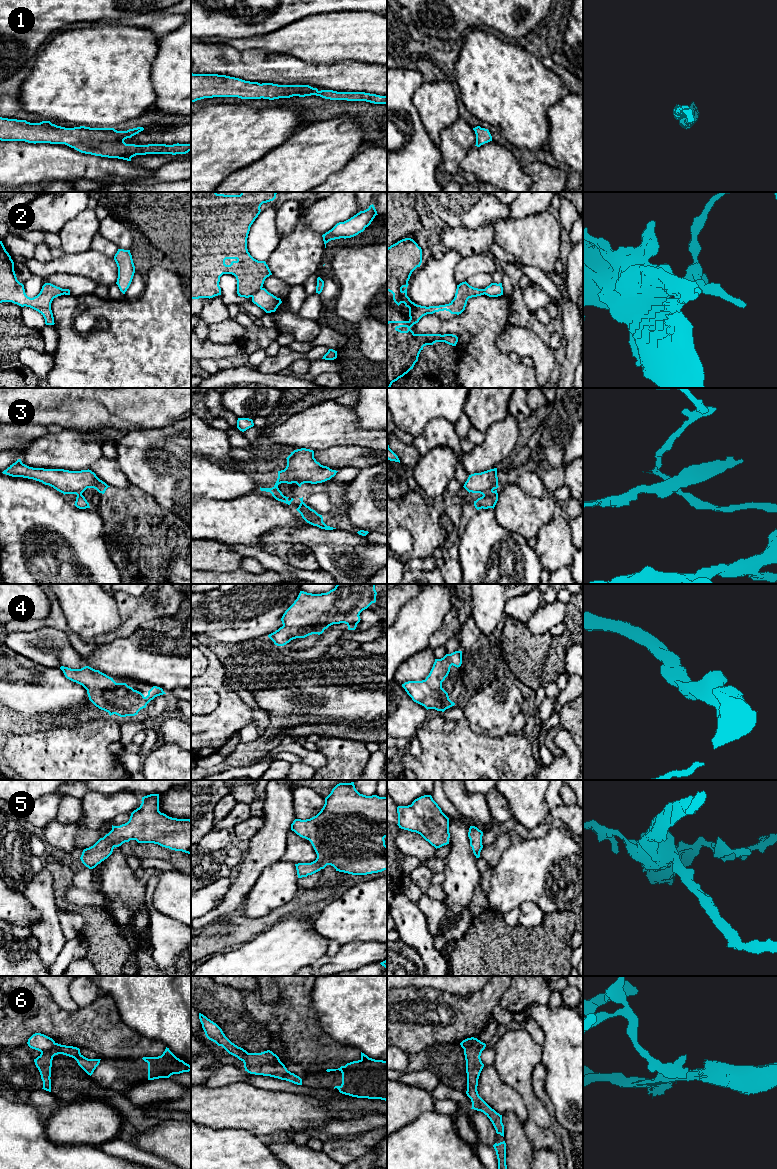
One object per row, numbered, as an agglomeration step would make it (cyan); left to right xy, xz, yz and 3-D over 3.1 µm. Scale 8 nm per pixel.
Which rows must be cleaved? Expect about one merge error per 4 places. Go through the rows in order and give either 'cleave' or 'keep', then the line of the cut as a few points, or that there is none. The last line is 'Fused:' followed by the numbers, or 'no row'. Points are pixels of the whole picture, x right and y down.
1: keep; no cut
2: cleave; cut in xz along (261, 287), (251, 296)
3: cleave; cut in yz along (492, 490), (483, 495)
4: keep; no cut
5: keep; no cut
6: cleave; cut in xy along (55, 1043), (50, 1049), (41, 1053)
Fused: 2, 3, 6

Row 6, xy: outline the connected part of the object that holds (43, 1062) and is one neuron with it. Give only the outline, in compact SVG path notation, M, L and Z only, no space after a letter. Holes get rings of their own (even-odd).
M55 1043L53 1048L49 1051L41 1053L34 1059L35 1065L38 1068L41 1079L43 1081L43 1088L51 1092L51 1067L52 1060L55 1055L63 1054L74 1058L78 1065L88 1074L92 1075L96 1067L99 1065L101 1059L88 1059L80 1053L80 1049L73 1046L66 1046Z

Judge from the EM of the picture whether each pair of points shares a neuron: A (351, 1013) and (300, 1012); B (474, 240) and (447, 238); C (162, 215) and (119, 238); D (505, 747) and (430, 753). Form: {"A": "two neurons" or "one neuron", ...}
{"A": "two neurons", "B": "one neuron", "C": "two neurons", "D": "one neuron"}

